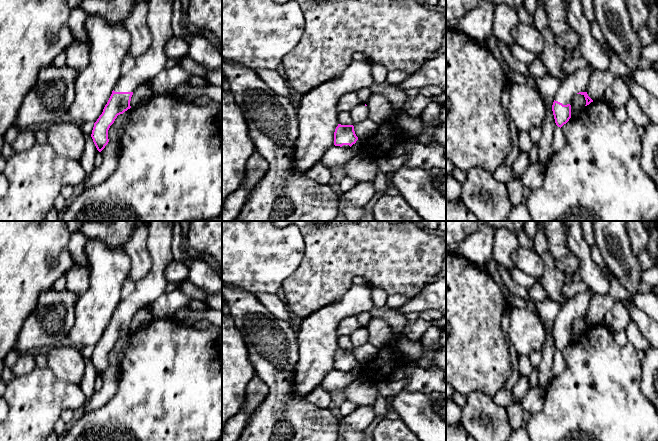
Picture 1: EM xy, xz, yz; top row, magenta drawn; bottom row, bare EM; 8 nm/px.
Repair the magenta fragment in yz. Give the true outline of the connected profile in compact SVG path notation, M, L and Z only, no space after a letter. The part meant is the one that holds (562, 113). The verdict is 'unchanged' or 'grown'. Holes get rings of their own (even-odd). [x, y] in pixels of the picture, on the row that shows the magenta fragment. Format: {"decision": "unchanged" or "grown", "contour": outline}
{"decision": "grown", "contour": "M582 68L567 75L567 77L561 81L560 88L552 105L555 123L558 127L561 128L571 118L570 103L576 94L581 94L585 97L585 106L593 102L587 94L591 73L592 71L590 68Z"}

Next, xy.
{"decision": "grown", "contour": "M148 0L147 25L152 35L152 43L150 48L143 55L135 59L134 67L128 73L120 76L102 114L94 123L91 137L99 152L108 144L108 130L117 116L131 108L130 101L136 88L142 83L151 82L157 74L165 69L167 61L165 45L167 41L174 36L171 26L173 1L174 0Z"}

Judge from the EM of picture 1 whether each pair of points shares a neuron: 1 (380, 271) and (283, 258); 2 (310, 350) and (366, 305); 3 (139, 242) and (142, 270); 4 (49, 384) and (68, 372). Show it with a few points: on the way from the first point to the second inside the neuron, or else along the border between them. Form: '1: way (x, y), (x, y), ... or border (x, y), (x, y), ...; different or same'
1: border (303, 237), (304, 252), (302, 260), (286, 278); different
2: way (318, 334), (345, 307), (350, 305); same
3: way (139, 249), (141, 263); same
4: border (47, 366), (59, 379), (78, 385); different

